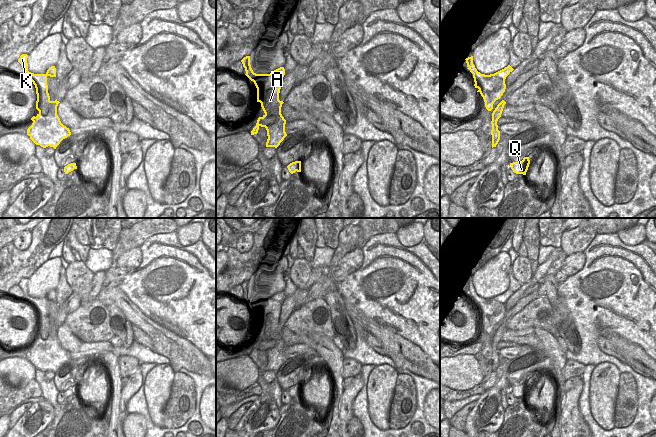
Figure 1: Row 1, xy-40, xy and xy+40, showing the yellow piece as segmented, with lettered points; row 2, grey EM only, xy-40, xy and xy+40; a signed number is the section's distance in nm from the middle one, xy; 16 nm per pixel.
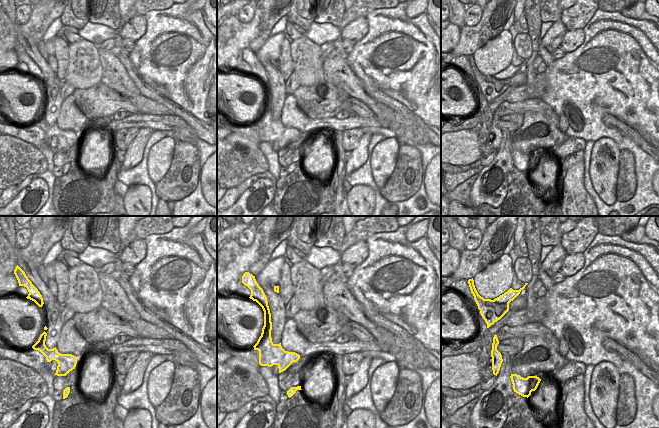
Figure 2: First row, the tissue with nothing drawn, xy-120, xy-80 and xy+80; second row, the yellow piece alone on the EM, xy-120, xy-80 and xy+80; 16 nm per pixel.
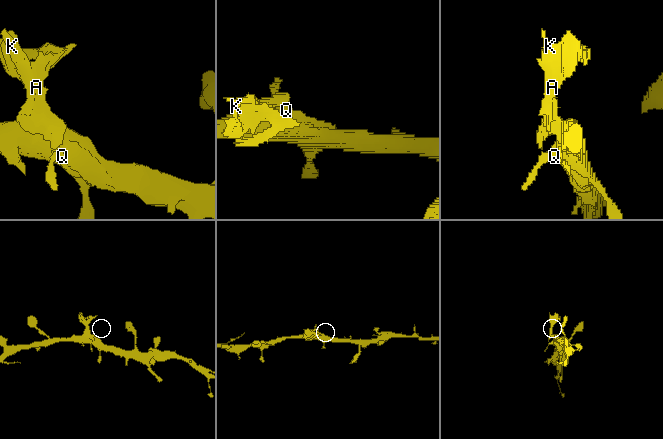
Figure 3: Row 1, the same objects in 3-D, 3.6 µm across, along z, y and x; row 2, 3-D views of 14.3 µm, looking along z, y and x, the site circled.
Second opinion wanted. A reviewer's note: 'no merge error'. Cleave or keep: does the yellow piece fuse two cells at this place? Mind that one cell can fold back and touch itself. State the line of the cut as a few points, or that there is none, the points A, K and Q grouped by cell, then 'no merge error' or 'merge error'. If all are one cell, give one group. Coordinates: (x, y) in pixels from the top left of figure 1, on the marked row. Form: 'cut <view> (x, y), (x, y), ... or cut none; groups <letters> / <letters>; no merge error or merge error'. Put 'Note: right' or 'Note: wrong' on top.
Note: wrong
cut xy+40 (492, 119), (496, 122); groups A K / Q; merge error

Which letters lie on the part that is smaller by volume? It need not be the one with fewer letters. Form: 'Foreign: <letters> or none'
Foreign: A, K.

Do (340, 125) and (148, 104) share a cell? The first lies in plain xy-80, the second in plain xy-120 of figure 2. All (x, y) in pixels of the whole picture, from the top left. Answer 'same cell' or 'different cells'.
different cells

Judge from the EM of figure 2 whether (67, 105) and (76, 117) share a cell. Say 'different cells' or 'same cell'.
same cell

